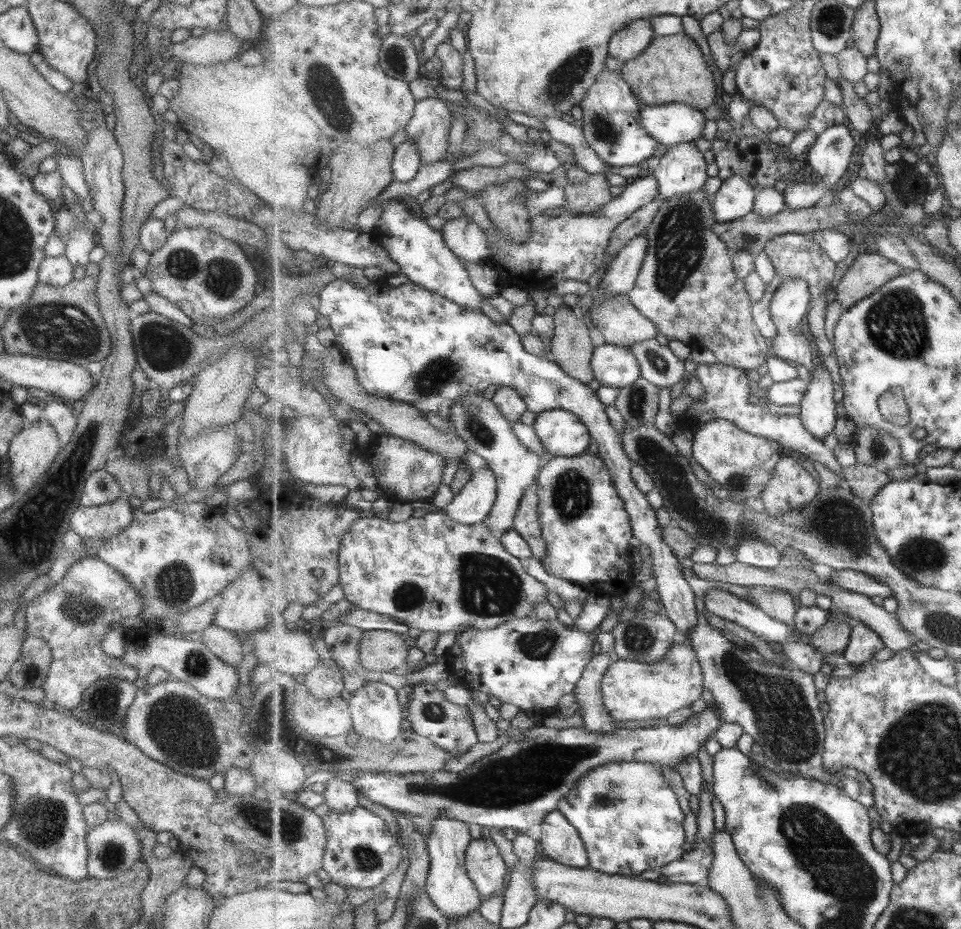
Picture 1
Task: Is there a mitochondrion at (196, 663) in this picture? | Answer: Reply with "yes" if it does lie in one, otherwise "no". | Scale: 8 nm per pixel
yes

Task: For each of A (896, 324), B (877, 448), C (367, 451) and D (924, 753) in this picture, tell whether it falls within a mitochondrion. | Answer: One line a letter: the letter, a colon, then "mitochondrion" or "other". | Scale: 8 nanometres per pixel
A: mitochondrion
B: mitochondrion
C: other
D: mitochondrion

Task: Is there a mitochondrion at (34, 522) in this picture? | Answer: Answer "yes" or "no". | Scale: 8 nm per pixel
yes

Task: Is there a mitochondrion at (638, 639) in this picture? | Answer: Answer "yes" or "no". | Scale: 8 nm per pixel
yes

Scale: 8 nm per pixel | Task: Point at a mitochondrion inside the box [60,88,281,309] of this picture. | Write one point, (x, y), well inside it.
(224, 280)

